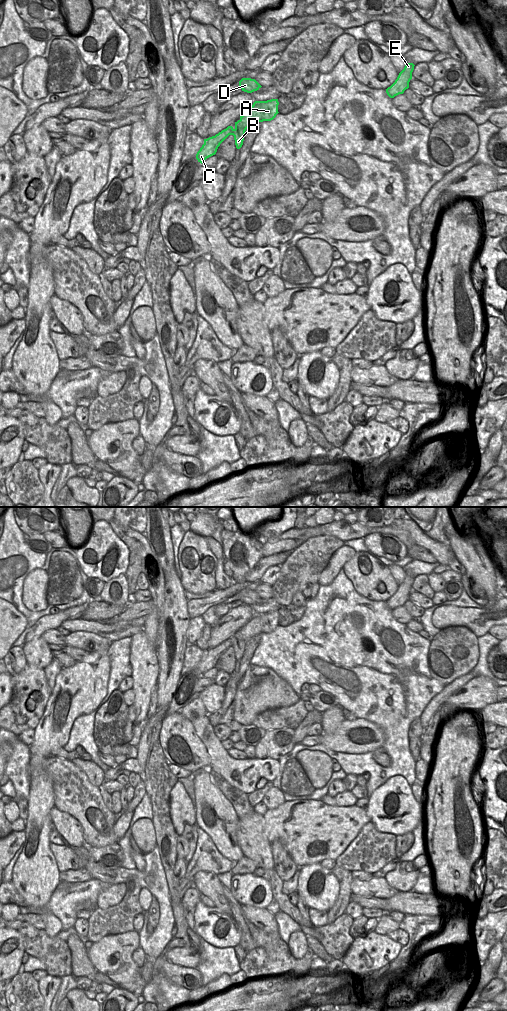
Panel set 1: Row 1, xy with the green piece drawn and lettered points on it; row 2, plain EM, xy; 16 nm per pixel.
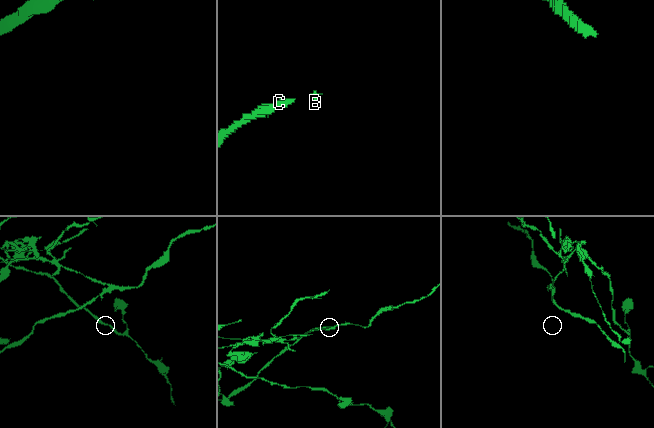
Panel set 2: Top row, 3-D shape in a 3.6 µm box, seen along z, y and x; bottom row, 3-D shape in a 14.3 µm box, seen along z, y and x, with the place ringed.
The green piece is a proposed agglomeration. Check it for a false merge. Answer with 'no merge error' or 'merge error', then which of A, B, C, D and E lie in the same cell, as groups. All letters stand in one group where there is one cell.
merge error; groups A B C E / D

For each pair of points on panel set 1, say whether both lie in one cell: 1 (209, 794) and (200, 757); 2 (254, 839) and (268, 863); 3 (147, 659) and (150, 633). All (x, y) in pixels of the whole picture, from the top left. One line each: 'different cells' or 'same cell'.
1: different cells
2: same cell
3: different cells

